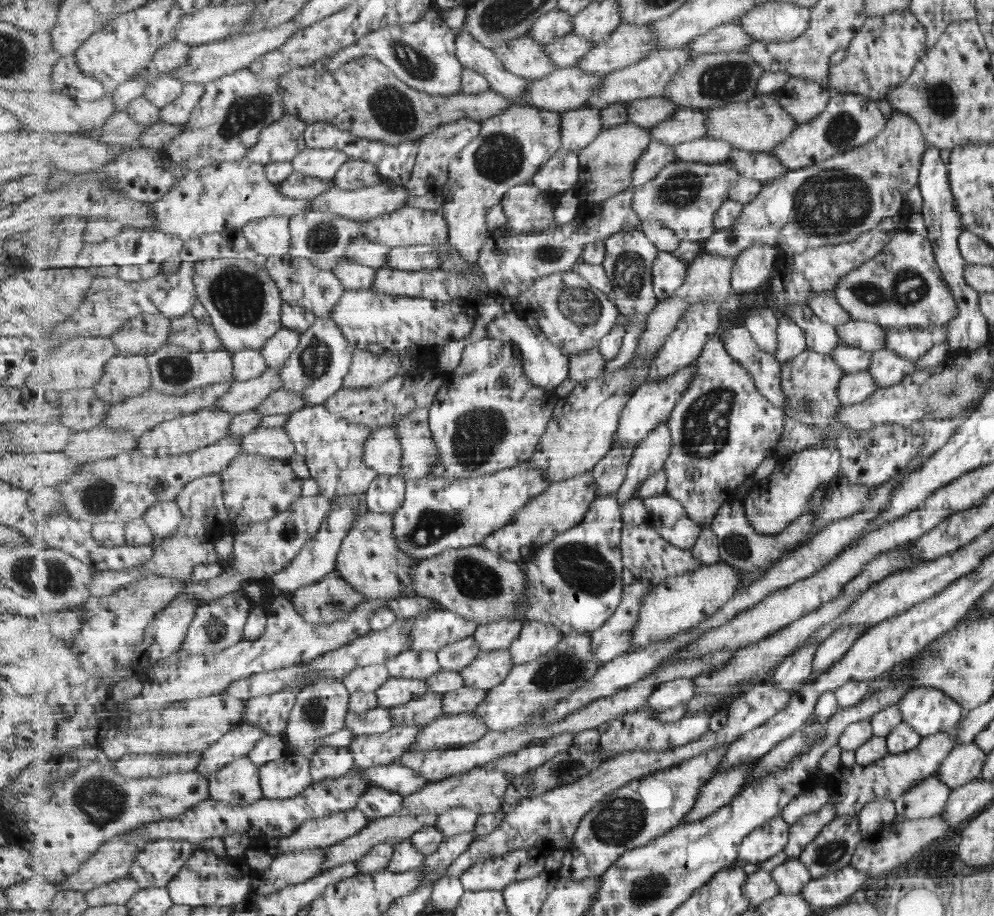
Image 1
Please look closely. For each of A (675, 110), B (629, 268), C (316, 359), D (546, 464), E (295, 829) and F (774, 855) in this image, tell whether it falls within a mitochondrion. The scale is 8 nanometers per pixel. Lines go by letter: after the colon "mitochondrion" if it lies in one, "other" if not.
A: other
B: mitochondrion
C: mitochondrion
D: other
E: other
F: other

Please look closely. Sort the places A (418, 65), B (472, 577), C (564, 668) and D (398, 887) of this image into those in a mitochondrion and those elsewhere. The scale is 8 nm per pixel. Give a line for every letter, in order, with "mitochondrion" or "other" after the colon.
A: mitochondrion
B: mitochondrion
C: mitochondrion
D: other

